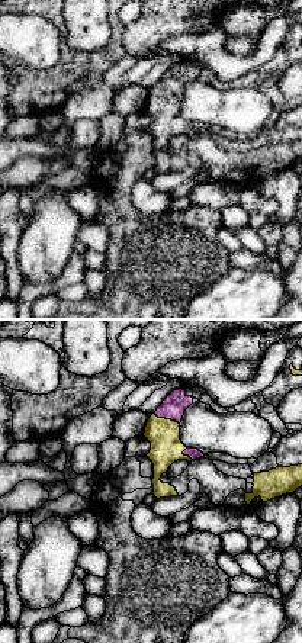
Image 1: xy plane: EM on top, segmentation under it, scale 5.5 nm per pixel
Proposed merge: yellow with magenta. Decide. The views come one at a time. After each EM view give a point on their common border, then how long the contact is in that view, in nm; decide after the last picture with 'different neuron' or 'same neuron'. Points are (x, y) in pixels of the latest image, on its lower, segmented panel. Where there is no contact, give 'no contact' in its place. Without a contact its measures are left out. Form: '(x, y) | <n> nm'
(167, 420) | 160 nm

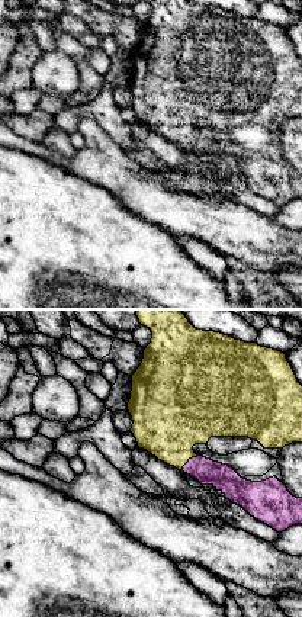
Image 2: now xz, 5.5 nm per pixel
(188, 460) | 130 nm

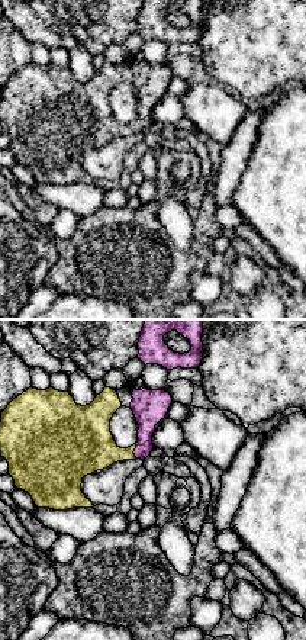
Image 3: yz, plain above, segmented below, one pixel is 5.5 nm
(134, 450) | 100 nm

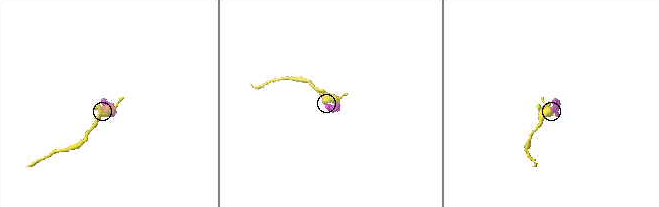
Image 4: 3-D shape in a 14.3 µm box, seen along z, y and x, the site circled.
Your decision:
same neuron

